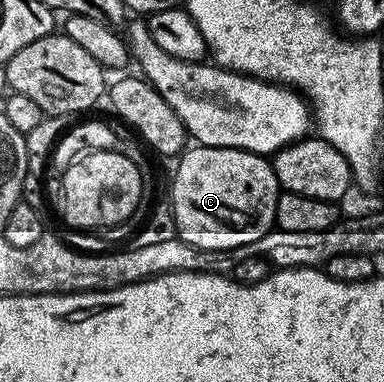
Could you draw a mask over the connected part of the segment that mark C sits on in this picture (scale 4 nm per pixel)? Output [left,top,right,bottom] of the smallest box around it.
[171,145,279,252]

